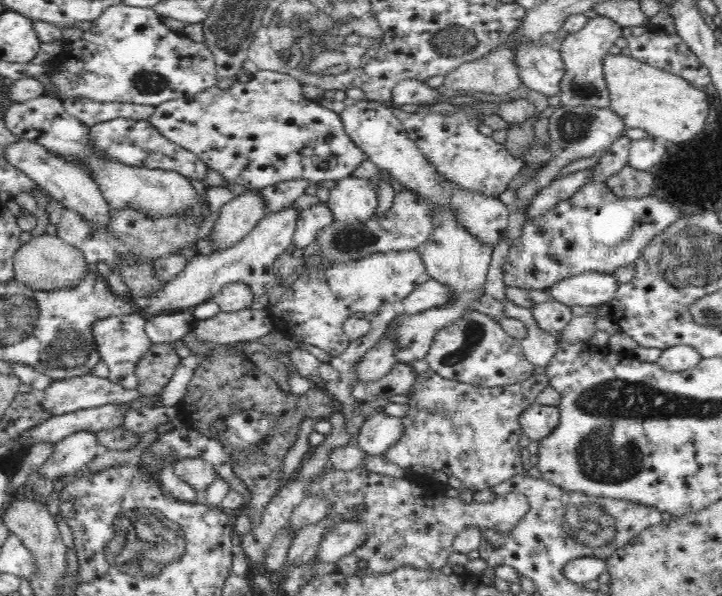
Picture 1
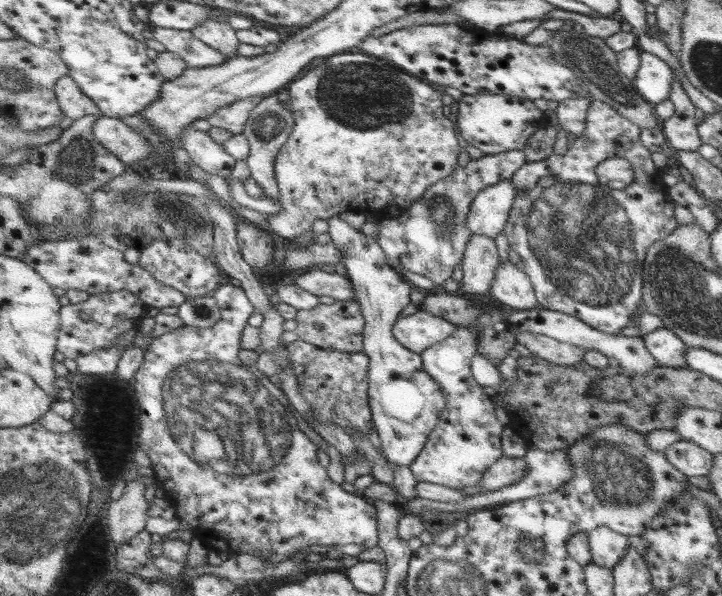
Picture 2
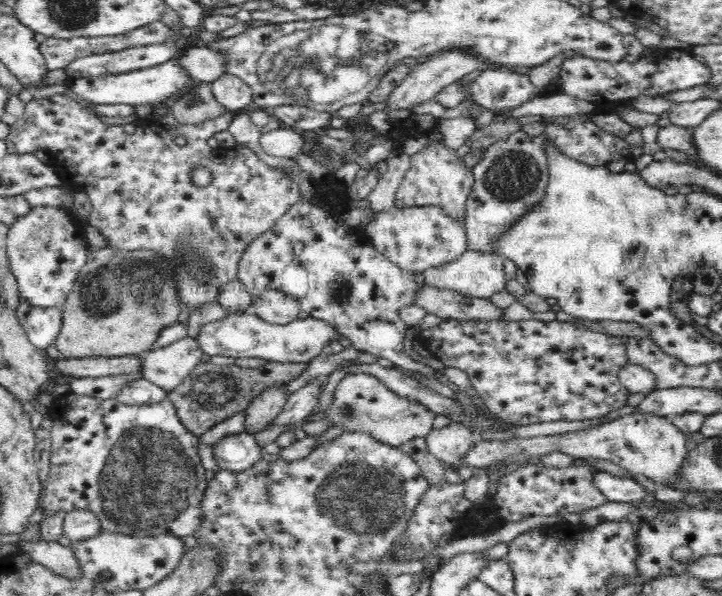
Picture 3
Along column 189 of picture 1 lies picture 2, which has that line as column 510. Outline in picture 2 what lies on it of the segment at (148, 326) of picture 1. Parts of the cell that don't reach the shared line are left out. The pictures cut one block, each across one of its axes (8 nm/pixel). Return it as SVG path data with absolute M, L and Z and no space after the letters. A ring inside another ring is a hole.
M539 306L537 309L509 311L503 319L507 324L506 332L509 334L515 335L517 332L533 332L535 334L550 336L563 343L573 344L575 347L582 347L587 351L599 351L601 354L607 356L607 358L615 358L619 364L623 364L623 368L638 373L639 376L649 374L651 370L655 370L658 364L651 351L646 348L646 342L643 337L609 334L598 328L591 327L590 324L579 319L579 317L571 316L561 311L554 311Z

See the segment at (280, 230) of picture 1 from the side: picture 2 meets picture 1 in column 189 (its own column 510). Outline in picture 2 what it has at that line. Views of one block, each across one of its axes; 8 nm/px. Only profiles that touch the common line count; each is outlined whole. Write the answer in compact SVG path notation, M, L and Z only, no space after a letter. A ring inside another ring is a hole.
M503 257L497 269L491 293L505 308L512 310L537 309L540 304L529 276Z

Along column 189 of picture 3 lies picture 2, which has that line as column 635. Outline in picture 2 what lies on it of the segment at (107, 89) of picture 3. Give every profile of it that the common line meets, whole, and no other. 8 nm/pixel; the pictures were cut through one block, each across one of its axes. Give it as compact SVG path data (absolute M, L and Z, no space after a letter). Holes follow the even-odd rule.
M642 51L642 64L634 83L639 95L655 106L668 98L672 73L657 56Z

